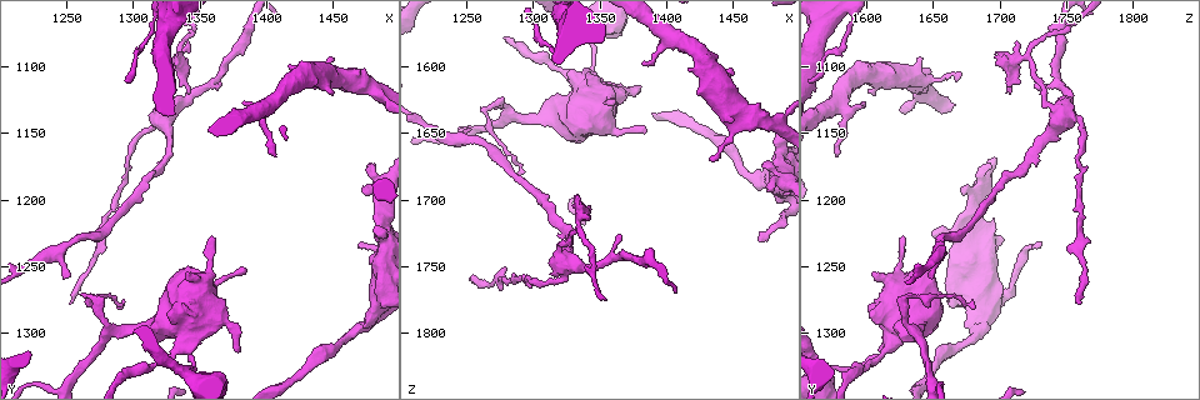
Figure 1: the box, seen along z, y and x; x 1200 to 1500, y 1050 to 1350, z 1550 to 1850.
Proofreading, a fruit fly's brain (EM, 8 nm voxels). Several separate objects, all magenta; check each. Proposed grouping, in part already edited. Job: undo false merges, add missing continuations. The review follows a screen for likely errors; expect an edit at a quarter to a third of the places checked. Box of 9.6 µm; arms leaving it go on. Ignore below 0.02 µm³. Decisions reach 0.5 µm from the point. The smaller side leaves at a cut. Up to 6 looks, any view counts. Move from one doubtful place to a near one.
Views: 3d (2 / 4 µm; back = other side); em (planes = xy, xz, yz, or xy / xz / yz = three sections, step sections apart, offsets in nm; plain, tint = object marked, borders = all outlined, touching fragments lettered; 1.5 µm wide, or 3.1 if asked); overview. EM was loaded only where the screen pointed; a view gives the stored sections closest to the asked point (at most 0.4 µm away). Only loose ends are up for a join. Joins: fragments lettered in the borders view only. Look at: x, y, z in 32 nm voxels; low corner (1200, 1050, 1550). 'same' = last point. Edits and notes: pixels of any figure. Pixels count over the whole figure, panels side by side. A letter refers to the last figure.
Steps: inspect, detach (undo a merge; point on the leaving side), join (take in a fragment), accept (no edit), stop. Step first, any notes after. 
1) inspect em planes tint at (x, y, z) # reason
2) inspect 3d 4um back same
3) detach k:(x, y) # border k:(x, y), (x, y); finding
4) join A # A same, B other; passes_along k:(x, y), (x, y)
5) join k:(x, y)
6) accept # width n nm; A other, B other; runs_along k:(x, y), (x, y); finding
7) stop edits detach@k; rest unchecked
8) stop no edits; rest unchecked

inspect 3d 2um at (1342, 1120, 1706) # thin end

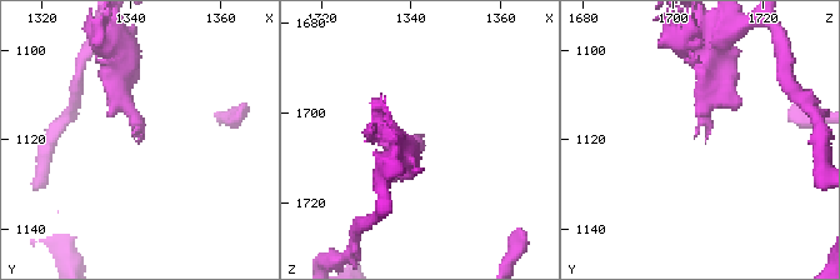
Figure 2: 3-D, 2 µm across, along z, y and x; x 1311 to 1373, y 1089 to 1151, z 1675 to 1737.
inspect em planes borders at (1342, 1120, 1707) # now the EM

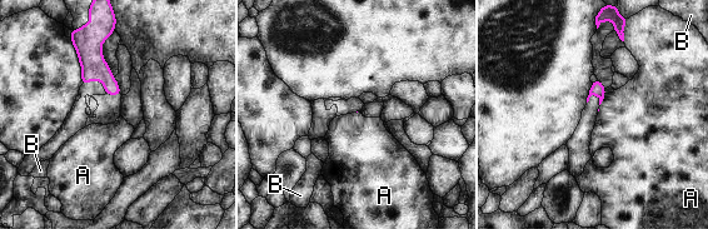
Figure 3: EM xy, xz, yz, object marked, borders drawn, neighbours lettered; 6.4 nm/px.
accept # A other, B other; border 3:(624, 28), (623, 40); no lettered fragment goes on from it

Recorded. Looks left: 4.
inspect 3d 4um at (1472, 1196, 1674)

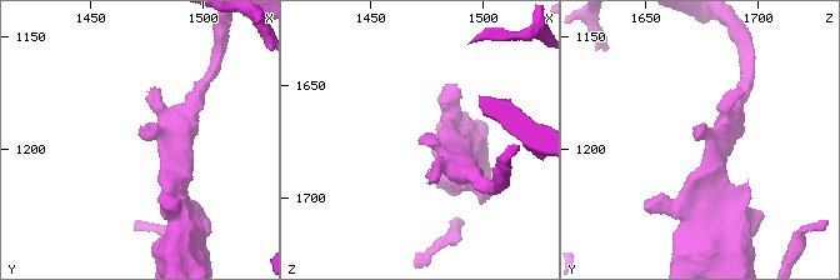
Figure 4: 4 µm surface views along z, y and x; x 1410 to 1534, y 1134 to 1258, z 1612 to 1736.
inspect em planes plain at (1473, 1196, 1676) # need the tissue

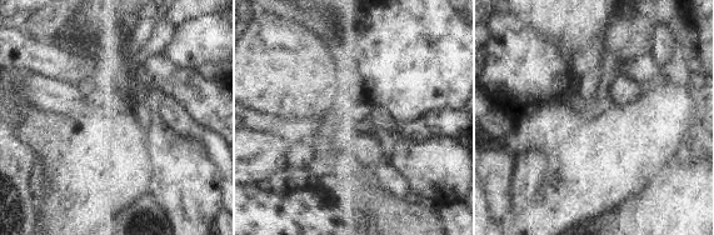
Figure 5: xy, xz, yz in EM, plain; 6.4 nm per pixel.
inspect em planes borders same # see the neighbours

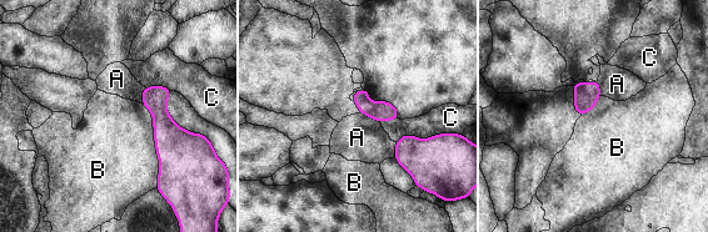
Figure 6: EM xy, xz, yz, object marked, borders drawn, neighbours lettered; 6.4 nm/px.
accept # A other, B other, C other; border 6:(141, 104), (151, 116), (155, 187); no lettered fragment goes on from it

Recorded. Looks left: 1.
inspect em yz step 8 borders at (1432, 1106, 1670) # an open end

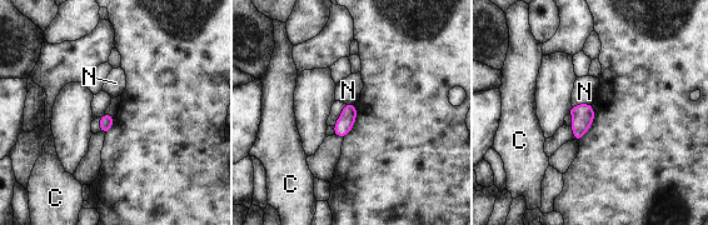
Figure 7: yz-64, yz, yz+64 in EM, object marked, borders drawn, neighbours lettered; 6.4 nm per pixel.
accept # C other, N other; border 7:(591, 104), (572, 106); none of them fits

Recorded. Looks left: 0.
stop no edits; rest unchecked

